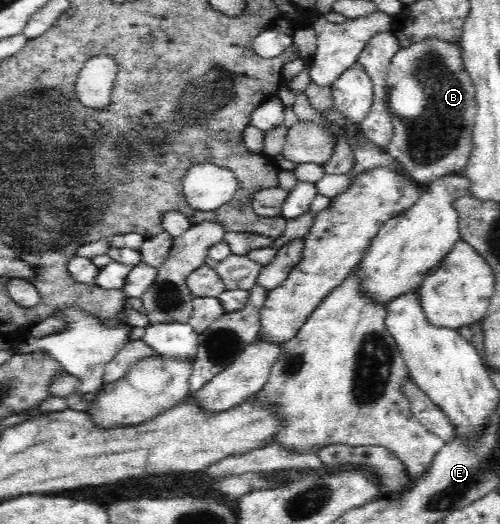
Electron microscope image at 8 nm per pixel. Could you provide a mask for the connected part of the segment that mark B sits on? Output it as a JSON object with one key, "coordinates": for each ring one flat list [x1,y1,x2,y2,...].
{"coordinates":[[426,39,407,49,401,48,391,59,386,84,389,87,388,106,393,117,393,138,387,146,388,153,397,159,411,178,421,186,427,186,449,172,463,170,473,150,472,132,478,107,476,89,465,69,460,44]]}

